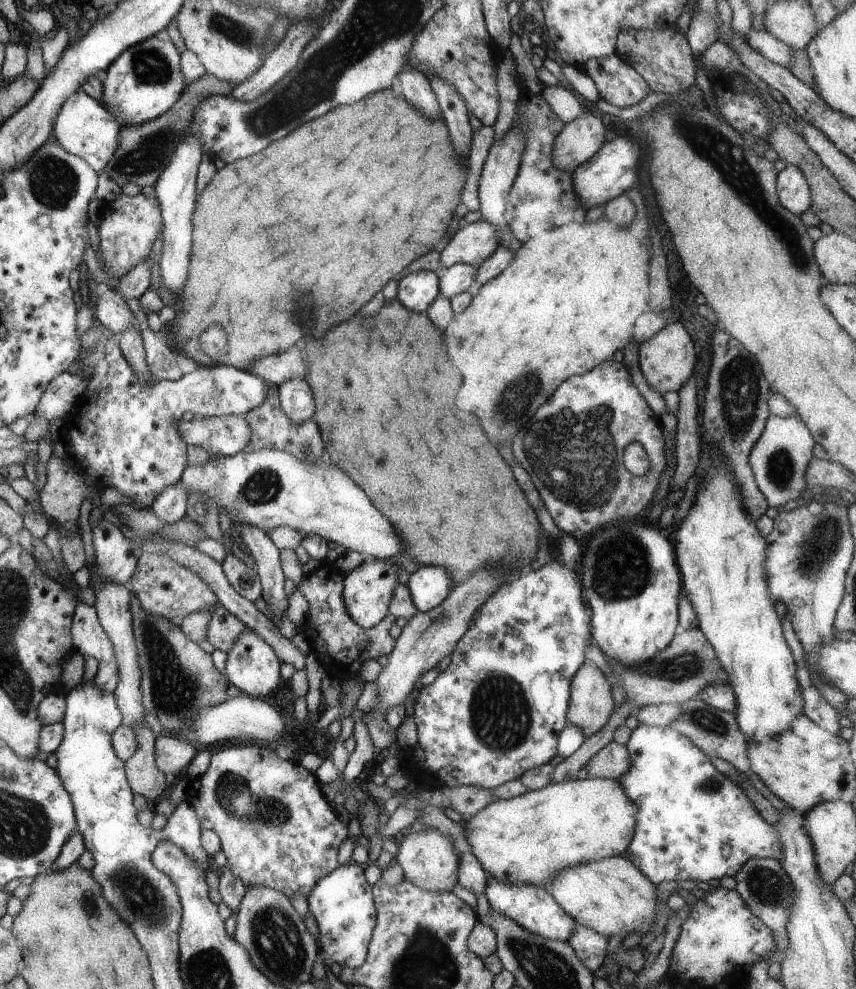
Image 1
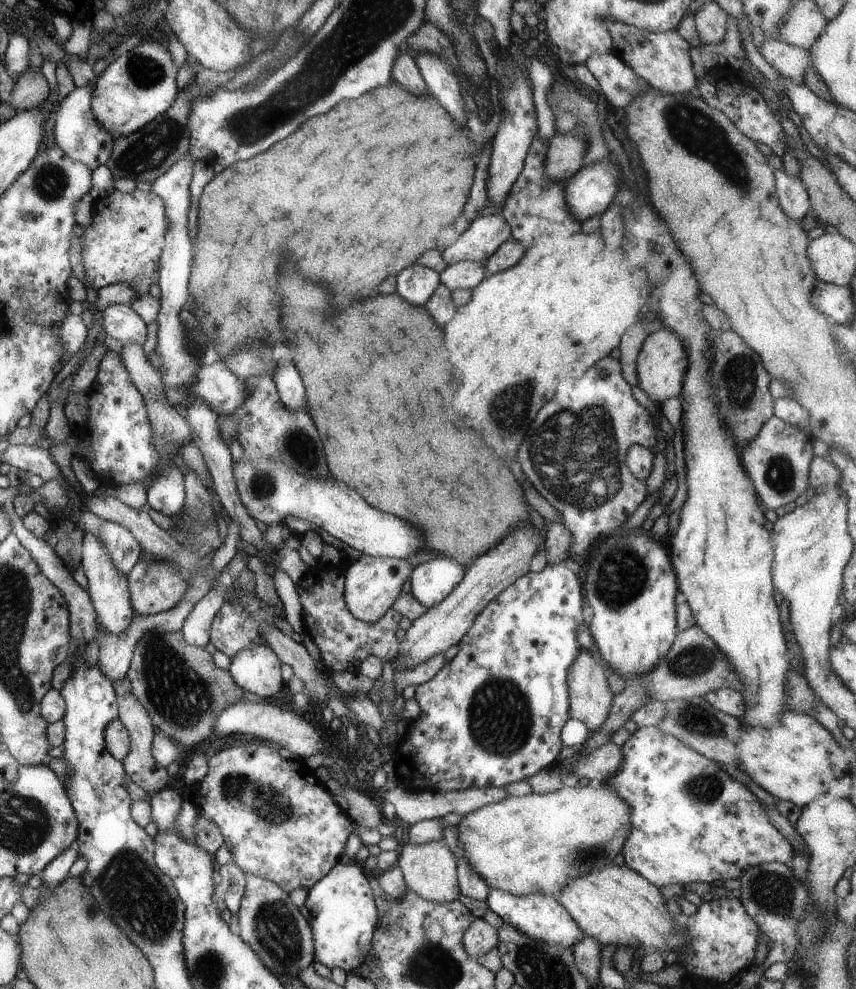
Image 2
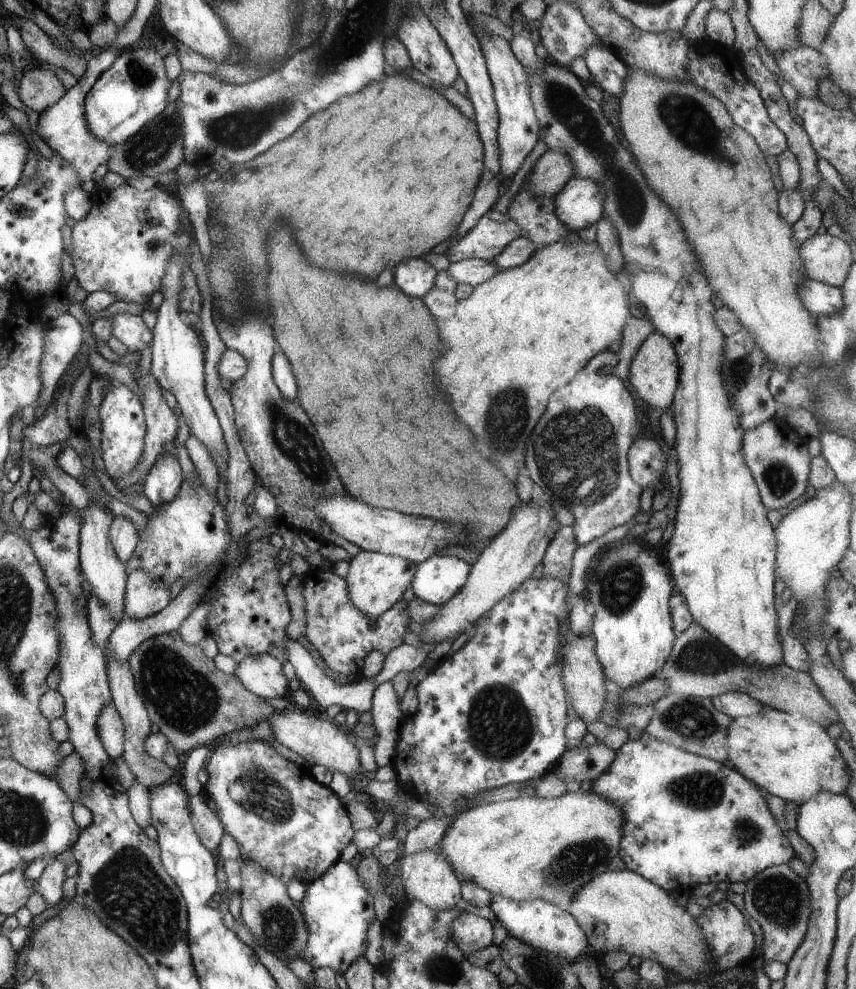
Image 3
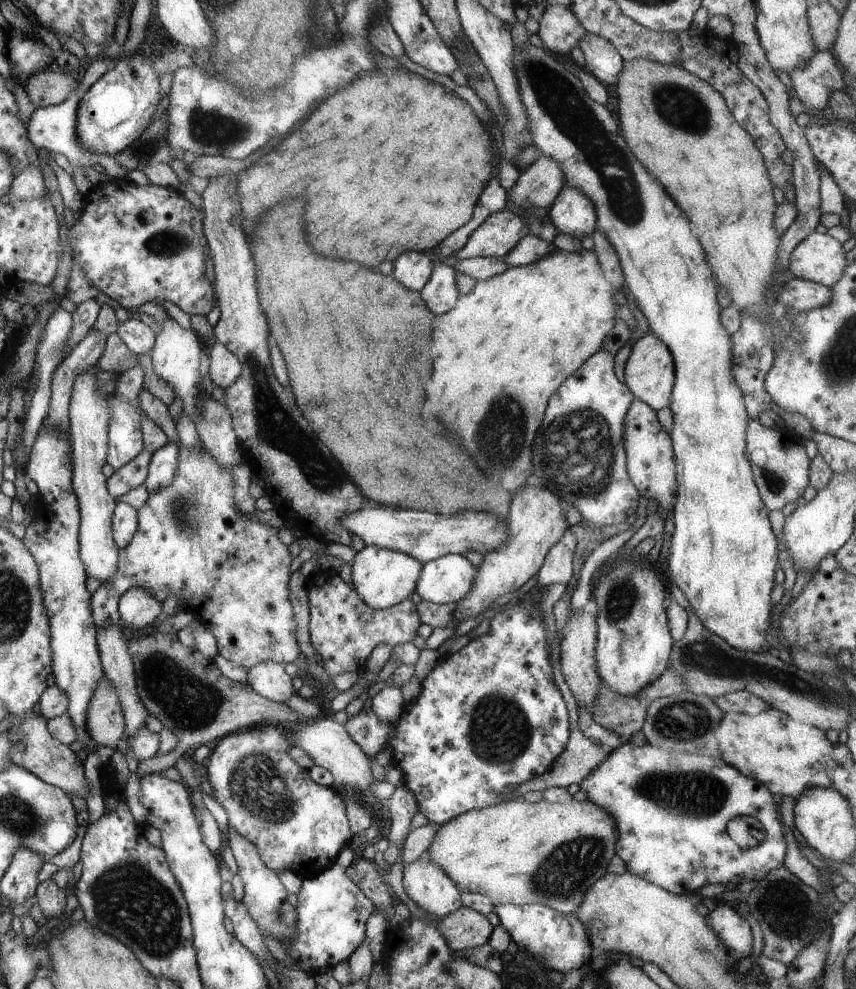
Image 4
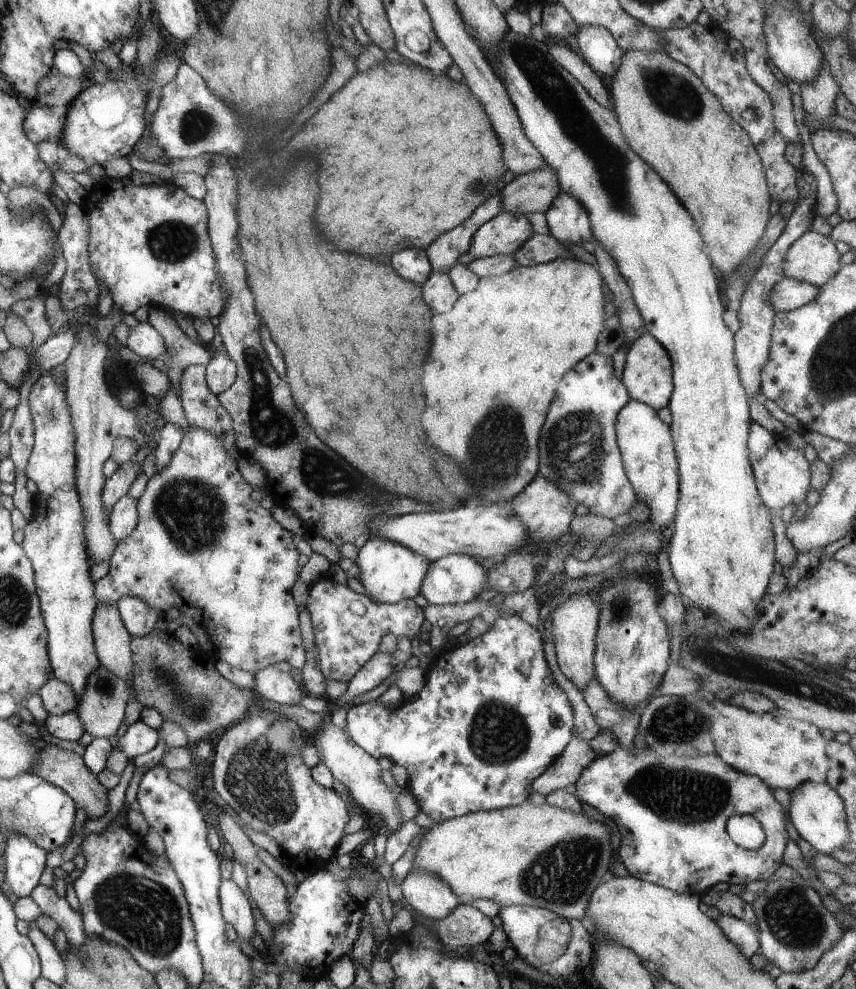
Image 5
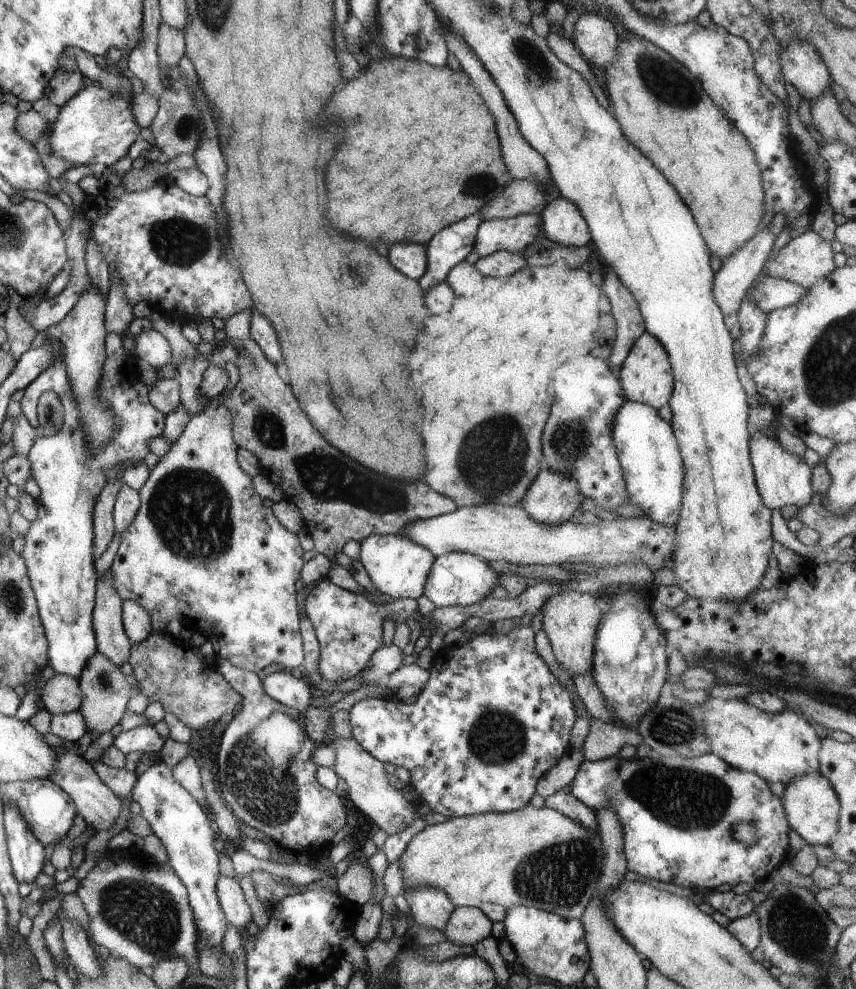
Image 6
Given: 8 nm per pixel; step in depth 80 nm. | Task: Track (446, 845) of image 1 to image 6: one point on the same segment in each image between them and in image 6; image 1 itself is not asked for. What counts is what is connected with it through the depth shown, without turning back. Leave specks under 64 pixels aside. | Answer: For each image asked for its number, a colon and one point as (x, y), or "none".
2: (430, 870)
3: (427, 876)
4: (428, 885)
5: (424, 893)
6: (432, 908)

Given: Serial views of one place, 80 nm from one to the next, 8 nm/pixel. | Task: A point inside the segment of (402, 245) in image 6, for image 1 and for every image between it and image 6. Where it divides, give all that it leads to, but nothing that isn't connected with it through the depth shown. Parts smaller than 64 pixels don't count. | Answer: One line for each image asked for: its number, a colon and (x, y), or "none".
1: (417, 290)
2: (415, 284)
3: (414, 276)
4: (413, 270)
5: (412, 264)

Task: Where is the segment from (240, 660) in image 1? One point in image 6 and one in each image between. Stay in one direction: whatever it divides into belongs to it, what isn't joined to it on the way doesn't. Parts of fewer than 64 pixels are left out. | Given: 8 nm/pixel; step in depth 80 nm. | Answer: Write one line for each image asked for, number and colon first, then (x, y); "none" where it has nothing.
2: (257, 670)
3: (262, 674)
4: (269, 679)
5: (277, 686)
6: (282, 686)

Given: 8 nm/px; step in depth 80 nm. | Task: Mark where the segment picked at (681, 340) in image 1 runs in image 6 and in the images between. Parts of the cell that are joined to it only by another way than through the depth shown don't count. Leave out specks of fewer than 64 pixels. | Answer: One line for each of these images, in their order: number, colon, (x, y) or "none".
2: (661, 364)
3: (654, 371)
4: (649, 373)
5: (647, 374)
6: (646, 376)

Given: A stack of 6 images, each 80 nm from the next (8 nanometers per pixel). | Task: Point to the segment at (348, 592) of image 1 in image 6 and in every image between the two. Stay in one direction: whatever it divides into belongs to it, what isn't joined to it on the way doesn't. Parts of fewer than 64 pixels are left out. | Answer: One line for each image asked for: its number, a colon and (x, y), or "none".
2: (372, 584)
3: (376, 581)
4: (383, 577)
5: (391, 572)
6: (398, 566)

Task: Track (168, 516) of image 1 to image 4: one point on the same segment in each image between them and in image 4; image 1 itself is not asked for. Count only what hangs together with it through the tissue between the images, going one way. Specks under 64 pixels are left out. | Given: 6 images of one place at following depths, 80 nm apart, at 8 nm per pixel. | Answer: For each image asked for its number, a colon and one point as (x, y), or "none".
2: (166, 494)
3: (161, 484)
4: (162, 469)

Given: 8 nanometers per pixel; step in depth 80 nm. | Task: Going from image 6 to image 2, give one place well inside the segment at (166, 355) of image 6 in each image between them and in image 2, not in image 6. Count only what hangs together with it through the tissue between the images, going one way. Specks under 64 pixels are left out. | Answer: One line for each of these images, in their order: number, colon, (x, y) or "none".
2: (121, 322)
3: (130, 329)
4: (140, 338)
5: (144, 340)

